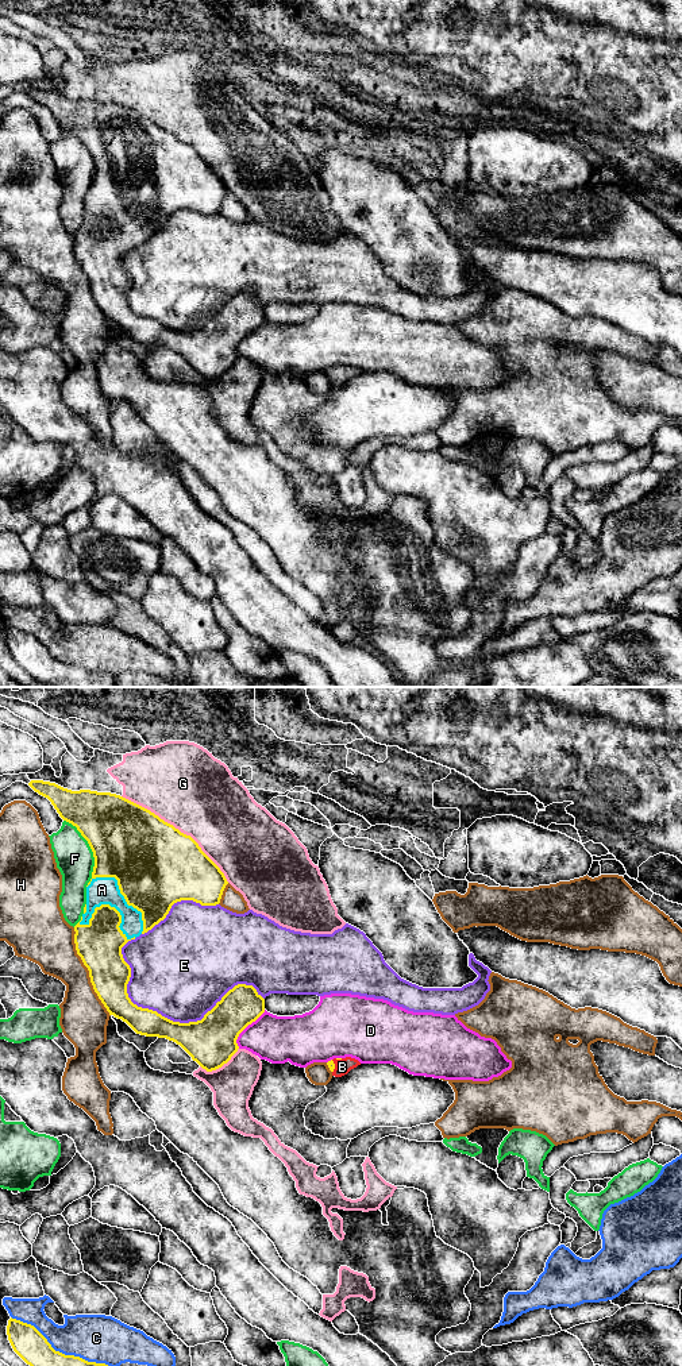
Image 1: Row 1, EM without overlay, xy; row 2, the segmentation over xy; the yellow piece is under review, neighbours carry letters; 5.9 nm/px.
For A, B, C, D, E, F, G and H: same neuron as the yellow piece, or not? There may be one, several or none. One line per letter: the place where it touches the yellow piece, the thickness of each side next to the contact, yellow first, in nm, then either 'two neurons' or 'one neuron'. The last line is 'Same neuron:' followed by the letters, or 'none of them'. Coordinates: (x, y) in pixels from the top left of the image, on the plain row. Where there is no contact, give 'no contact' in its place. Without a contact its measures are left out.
A: xy (112, 216) | 280/160 nm | one neuron
B: xy (334, 375) | 50/100 nm | one neuron
C: xy (61, 662) | 240/280 nm | two neurons
D: xy (245, 336) | 300/280 nm | two neurons
E: xy (172, 330) | 280/480 nm | two neurons
F: xy (92, 159) | 460/220 nm | two neurons
G: xy (177, 138) | 500/480 nm | two neurons
H: xy (89, 281) | 280/260 nm | two neurons
Same neuron: A, B

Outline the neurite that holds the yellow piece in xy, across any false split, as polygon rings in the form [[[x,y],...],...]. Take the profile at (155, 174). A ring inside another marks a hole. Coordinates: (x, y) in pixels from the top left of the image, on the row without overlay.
[[[31,89],[28,94],[47,107],[63,130],[77,136],[93,161],[95,175],[86,194],[84,223],[74,235],[74,252],[109,324],[126,331],[136,343],[176,351],[207,381],[221,377],[238,360],[239,343],[265,321],[265,308],[253,294],[238,293],[201,329],[173,331],[131,310],[127,302],[131,277],[122,256],[163,229],[177,211],[219,213],[228,193],[224,182],[190,144],[120,104],[72,100],[43,89]]]

